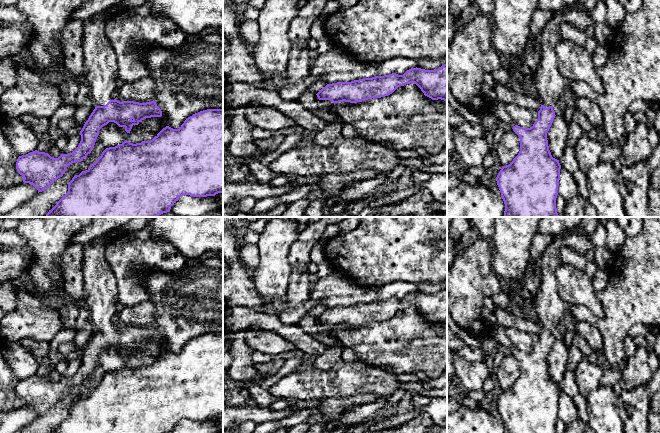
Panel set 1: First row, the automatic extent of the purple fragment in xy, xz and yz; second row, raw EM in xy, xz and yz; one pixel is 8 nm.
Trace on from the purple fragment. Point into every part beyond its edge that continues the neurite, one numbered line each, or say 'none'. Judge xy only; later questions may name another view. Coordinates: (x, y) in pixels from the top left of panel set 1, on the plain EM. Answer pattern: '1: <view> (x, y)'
1: xy (100, 285)

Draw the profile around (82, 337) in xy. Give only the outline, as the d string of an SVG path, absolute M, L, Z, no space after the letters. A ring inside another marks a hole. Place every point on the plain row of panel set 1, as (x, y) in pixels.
M89 321L83 329L76 331L76 335L73 339L76 350L73 356L80 358L80 355L82 354L84 348L88 344L95 331L96 330L94 326Z

